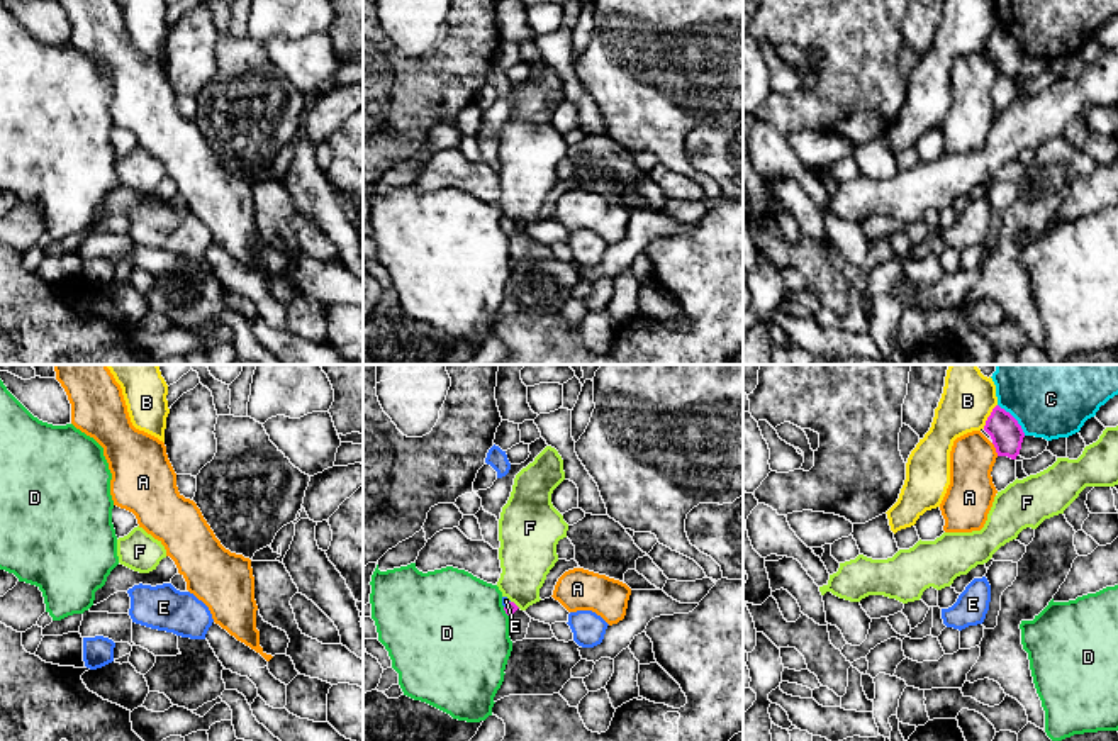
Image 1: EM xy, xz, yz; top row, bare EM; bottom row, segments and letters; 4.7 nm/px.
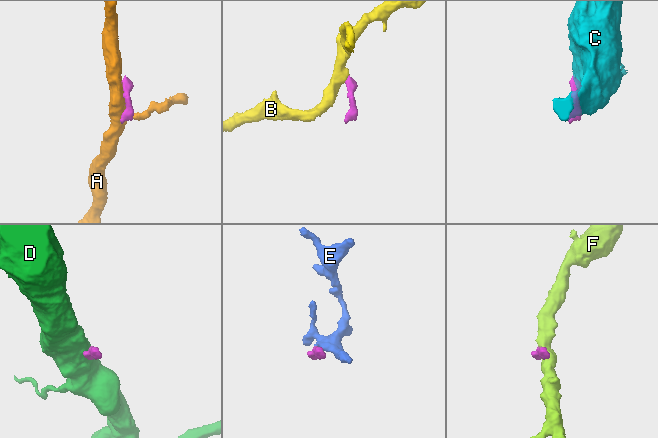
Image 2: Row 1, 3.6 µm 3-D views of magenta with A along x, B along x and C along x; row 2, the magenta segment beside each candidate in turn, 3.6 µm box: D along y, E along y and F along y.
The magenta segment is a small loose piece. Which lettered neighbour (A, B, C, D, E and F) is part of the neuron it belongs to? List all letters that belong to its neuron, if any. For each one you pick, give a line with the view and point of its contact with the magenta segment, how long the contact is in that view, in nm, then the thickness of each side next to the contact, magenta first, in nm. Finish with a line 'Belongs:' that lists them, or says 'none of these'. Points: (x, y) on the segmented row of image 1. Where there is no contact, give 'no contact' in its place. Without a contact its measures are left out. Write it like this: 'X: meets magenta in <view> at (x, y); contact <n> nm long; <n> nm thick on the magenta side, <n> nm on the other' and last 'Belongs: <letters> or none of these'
E: meets magenta in xz at (508, 604); contact 50 nm long; 60 nm thick on the magenta side, 40 nm on the other
Belongs: E

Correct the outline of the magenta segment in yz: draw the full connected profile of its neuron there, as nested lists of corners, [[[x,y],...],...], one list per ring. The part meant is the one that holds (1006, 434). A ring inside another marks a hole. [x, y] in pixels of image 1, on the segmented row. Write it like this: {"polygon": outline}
{"polygon": [[[996,405],[986,421],[984,431],[991,436],[998,456],[1016,460],[1025,432],[1009,412]]]}

